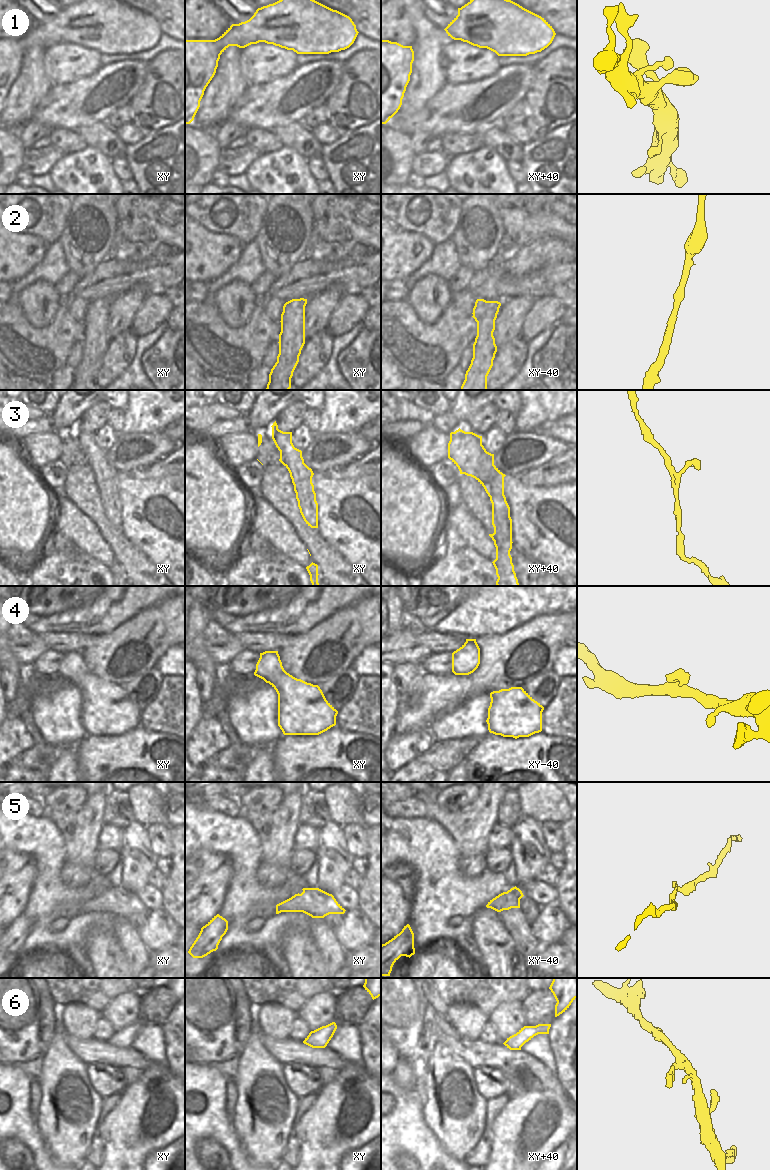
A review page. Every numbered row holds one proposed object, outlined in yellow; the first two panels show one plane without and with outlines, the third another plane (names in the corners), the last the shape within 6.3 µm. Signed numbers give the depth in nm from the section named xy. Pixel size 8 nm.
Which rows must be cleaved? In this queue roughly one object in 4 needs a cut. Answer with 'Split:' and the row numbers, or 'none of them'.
Split: none of them

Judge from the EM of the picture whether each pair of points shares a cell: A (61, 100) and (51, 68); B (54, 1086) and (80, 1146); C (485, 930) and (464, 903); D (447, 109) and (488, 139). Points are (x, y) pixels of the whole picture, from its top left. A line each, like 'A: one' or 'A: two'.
A: two
B: one
C: two
D: two

